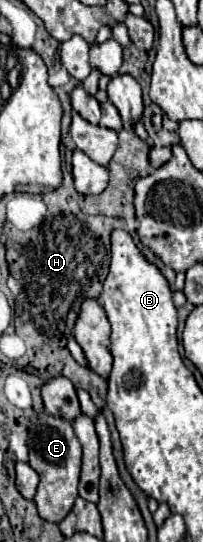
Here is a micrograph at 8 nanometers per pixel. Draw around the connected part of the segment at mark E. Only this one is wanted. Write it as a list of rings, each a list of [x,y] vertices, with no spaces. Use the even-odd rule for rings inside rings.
[[[38,413],[38,417],[28,427],[28,449],[30,467],[40,475],[40,485],[34,495],[38,515],[50,523],[62,521],[72,509],[78,497],[78,477],[82,465],[82,447],[74,435],[72,423],[62,417],[52,417],[48,413]]]

